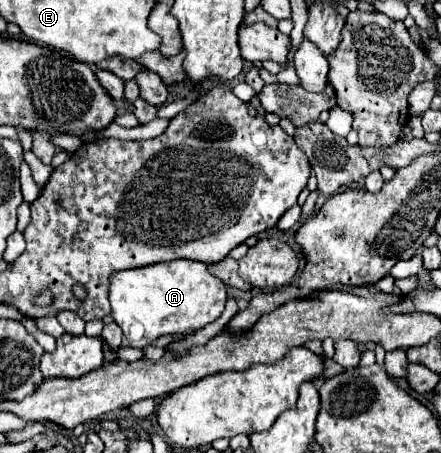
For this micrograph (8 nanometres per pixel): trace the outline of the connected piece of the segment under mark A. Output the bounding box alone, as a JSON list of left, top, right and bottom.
[110,259,228,349]

